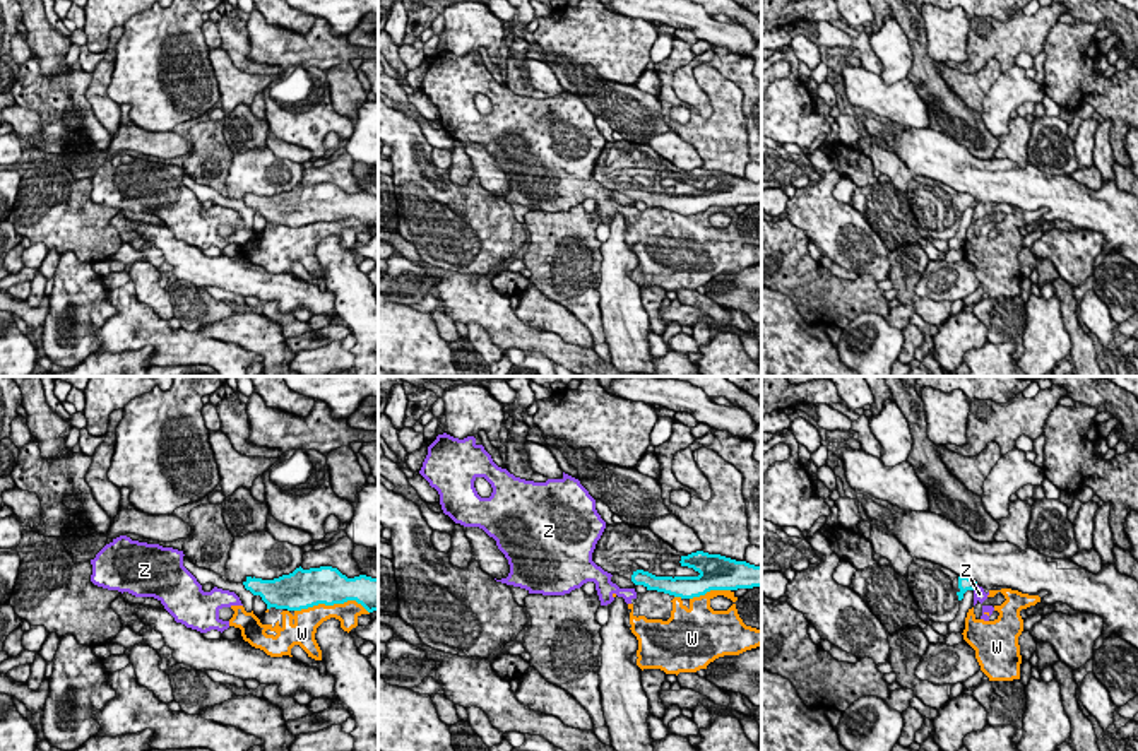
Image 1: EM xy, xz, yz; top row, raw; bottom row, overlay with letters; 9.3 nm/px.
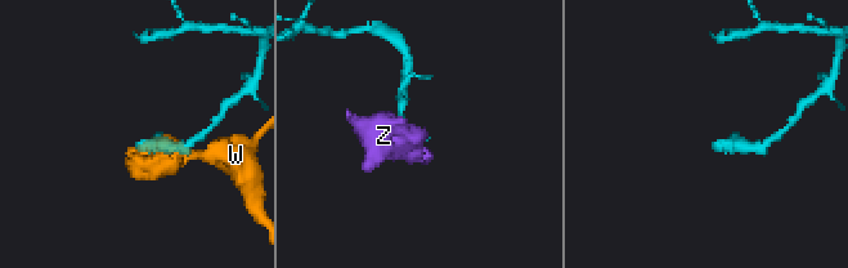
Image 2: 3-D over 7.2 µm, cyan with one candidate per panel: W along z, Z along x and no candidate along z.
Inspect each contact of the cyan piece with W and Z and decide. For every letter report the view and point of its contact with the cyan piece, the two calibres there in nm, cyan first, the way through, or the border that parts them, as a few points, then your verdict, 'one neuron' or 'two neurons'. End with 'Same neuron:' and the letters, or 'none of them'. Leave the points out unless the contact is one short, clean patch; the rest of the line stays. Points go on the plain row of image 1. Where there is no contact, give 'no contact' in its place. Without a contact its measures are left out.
W: meets cyan in xy at (332, 221); 360 nm thick on the cyan side, 200 nm on the other; two neurons
Z: meets cyan in yz at (974, 206); 130 nm thick on the cyan side, 120 nm on the other; border along yz (977, 202), (974, 207); two neurons
Same neuron: none of them

